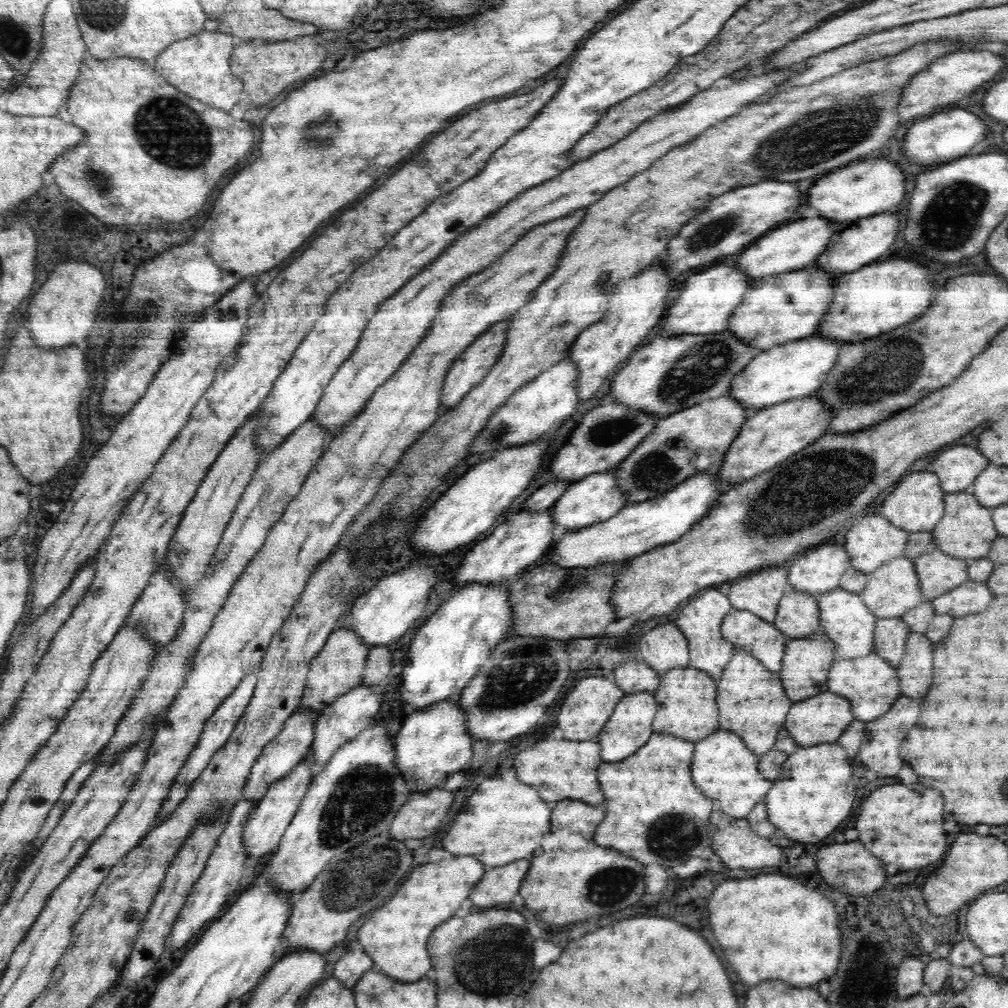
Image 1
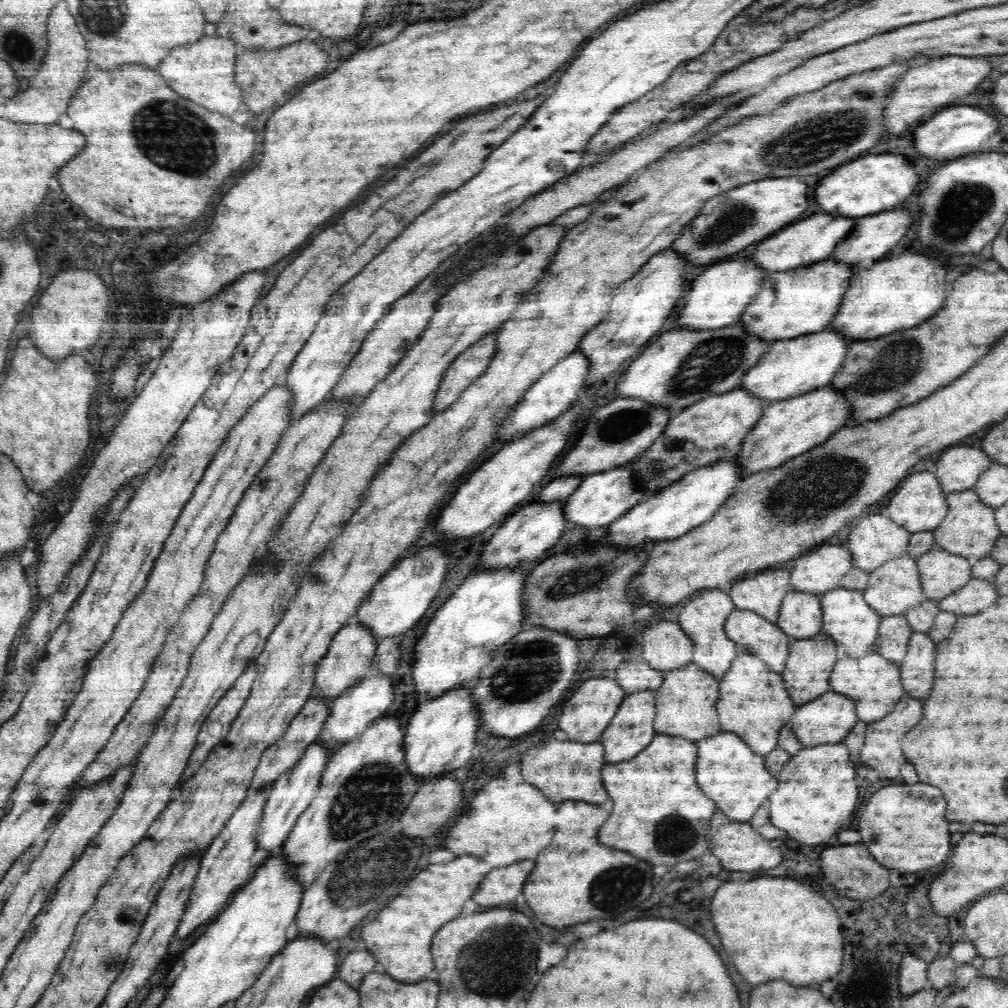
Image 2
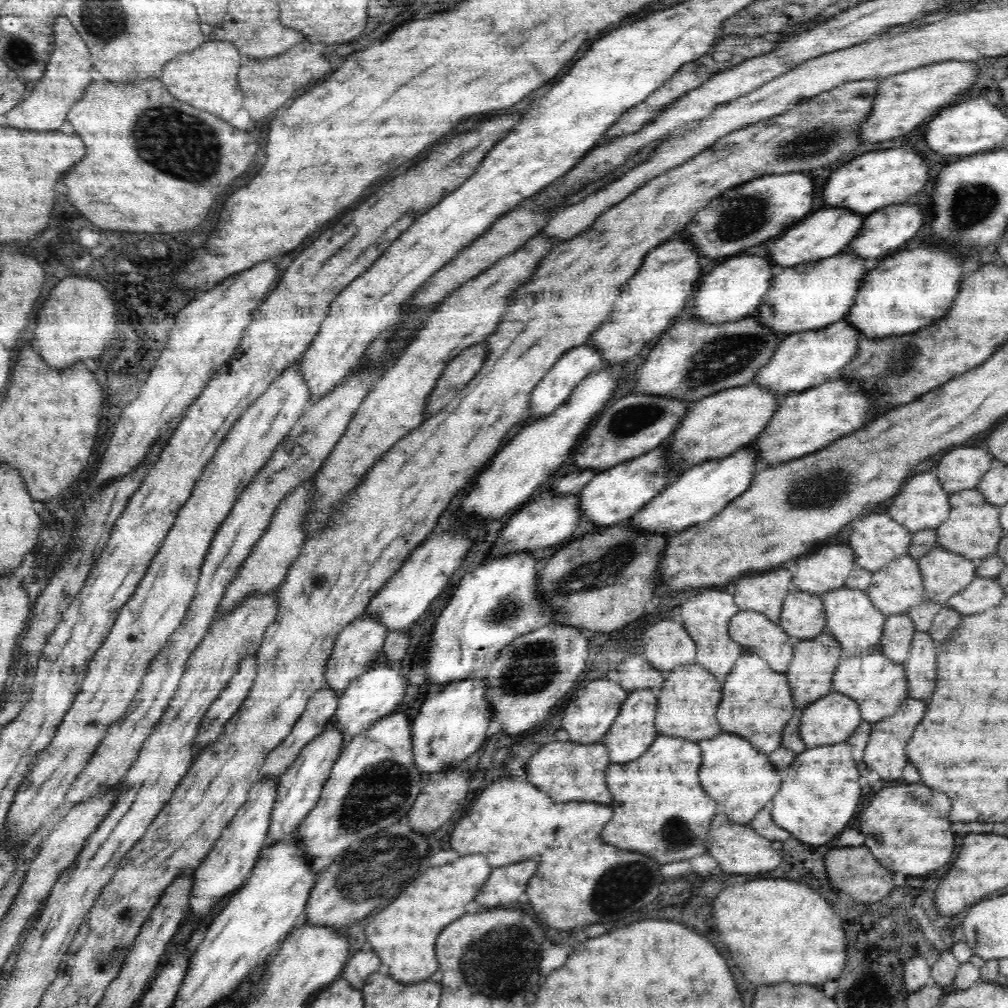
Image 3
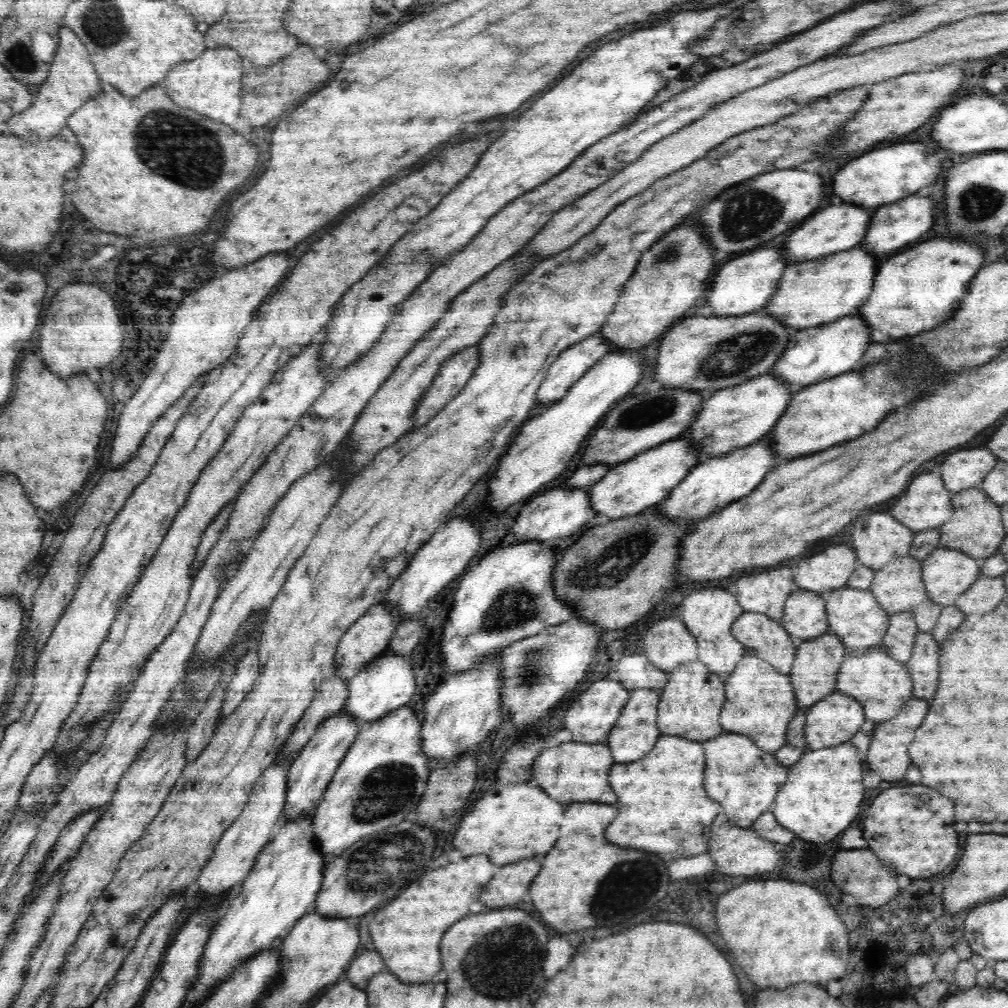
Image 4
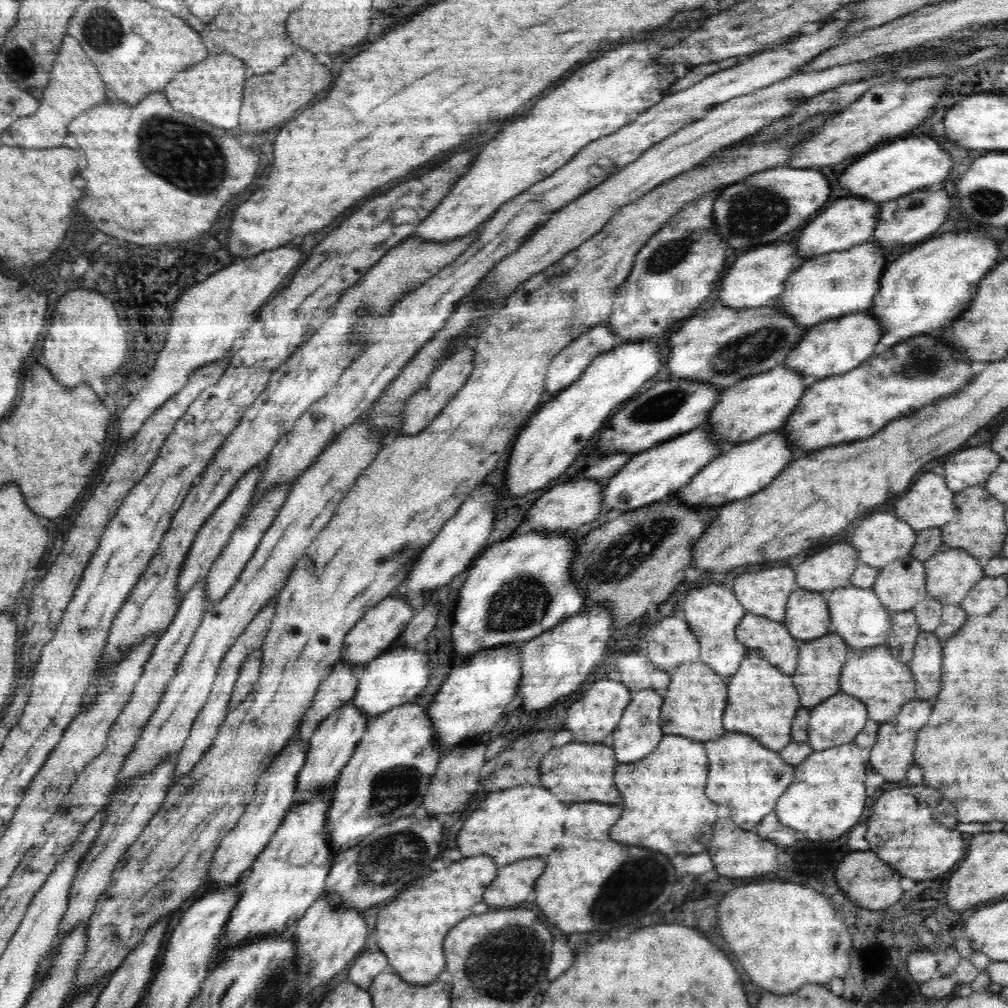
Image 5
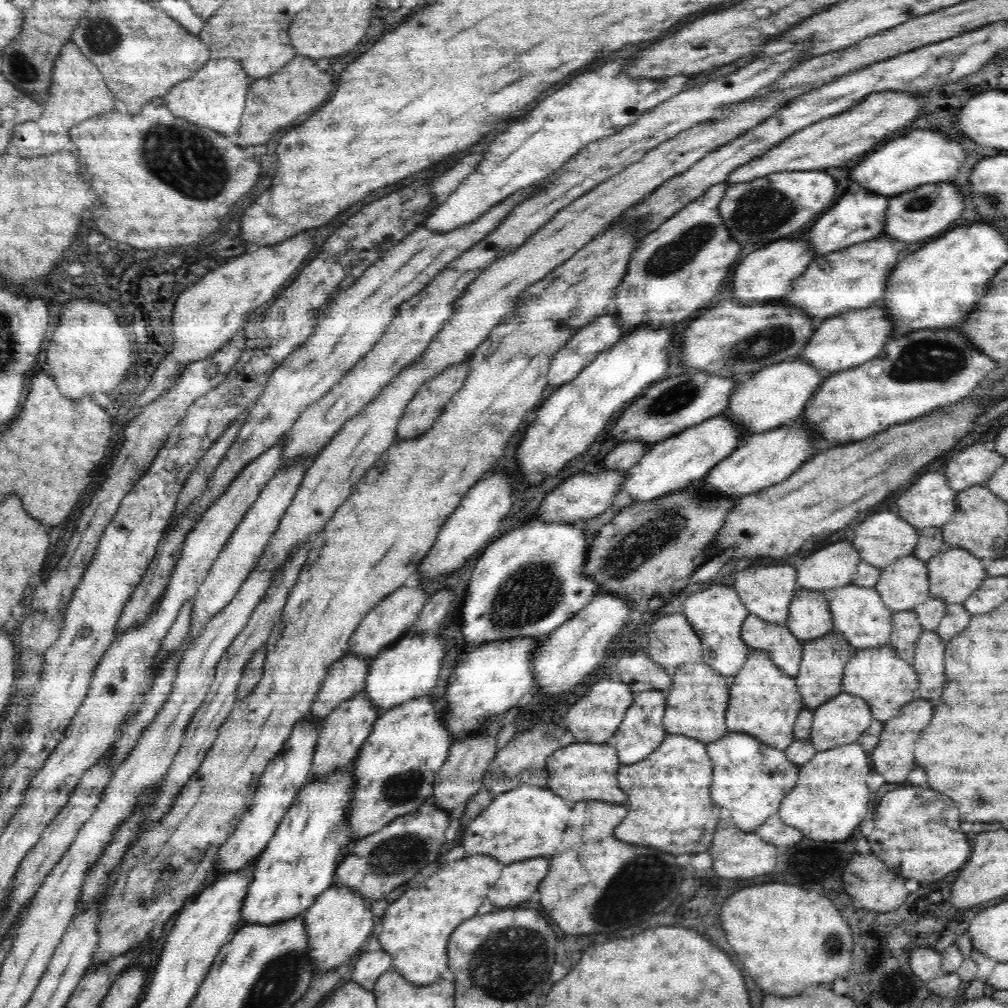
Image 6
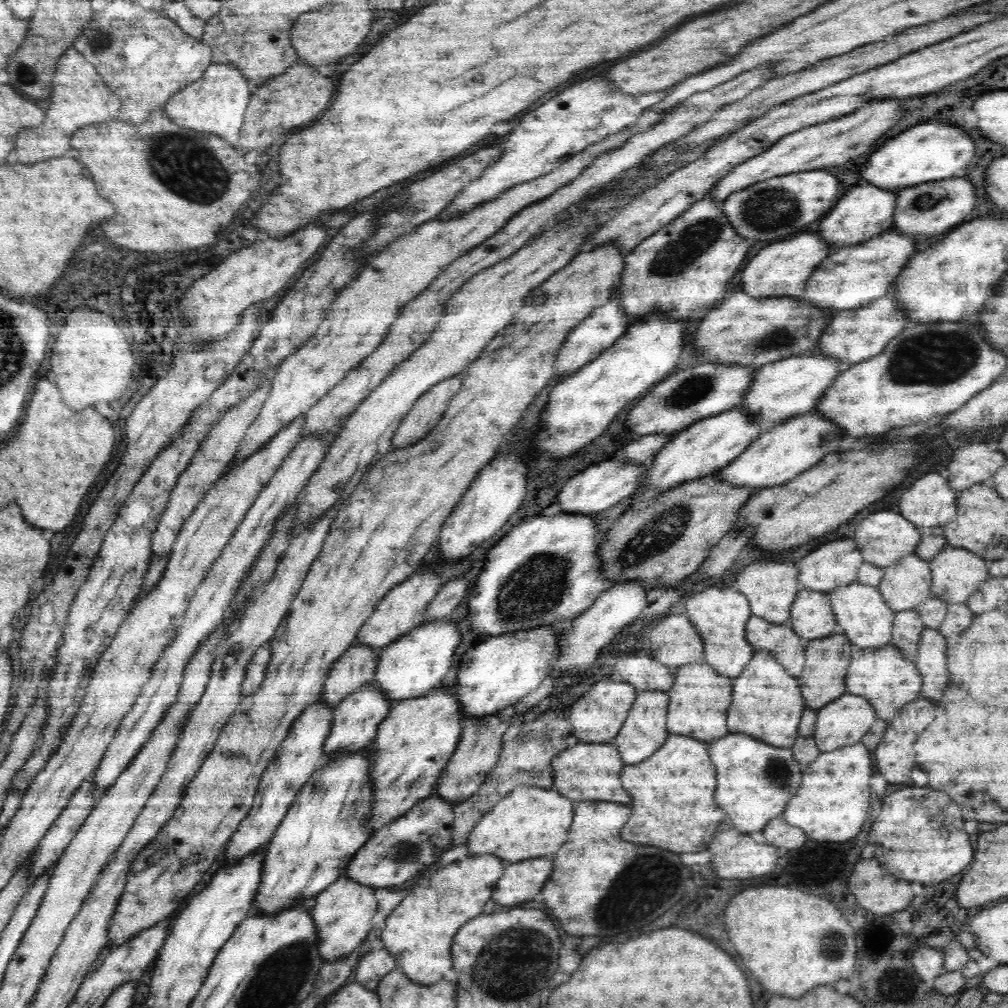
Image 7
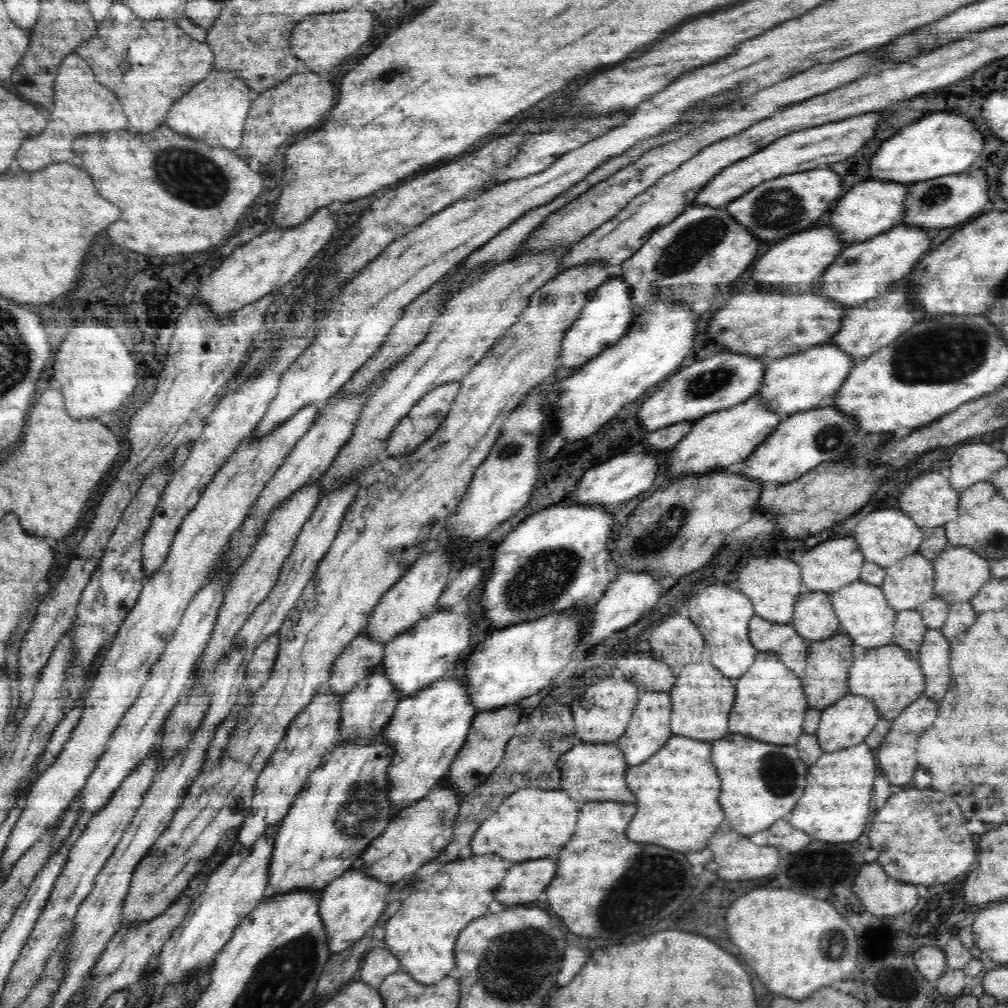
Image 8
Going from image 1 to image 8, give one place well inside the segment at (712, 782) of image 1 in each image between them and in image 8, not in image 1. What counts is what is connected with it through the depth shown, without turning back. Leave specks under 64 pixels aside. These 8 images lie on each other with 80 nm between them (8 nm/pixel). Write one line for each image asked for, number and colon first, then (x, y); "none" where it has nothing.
2: (732, 774)
3: (737, 775)
4: (745, 779)
5: (749, 778)
6: (751, 779)
7: (756, 780)
8: (762, 782)

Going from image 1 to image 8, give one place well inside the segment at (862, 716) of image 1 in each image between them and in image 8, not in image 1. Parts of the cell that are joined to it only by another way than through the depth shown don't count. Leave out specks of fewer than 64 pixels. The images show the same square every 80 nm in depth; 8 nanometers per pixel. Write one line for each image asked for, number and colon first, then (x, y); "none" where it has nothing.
2: (873, 682)
3: (879, 685)
4: (881, 684)
5: (884, 684)
6: (886, 682)
7: (882, 675)
8: (886, 675)

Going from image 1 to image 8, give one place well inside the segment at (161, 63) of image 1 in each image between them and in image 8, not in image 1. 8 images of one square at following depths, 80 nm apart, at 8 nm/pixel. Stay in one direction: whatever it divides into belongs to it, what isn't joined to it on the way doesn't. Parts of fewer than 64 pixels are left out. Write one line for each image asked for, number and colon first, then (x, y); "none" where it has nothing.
2: (203, 72)
3: (206, 78)
4: (210, 85)
5: (212, 90)
6: (214, 97)
7: (216, 102)
8: (215, 110)

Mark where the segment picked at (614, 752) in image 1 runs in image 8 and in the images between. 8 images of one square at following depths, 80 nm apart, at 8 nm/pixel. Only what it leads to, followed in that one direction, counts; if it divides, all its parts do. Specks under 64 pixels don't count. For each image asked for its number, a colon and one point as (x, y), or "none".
2: (631, 730)
3: (633, 731)
4: (636, 732)
5: (639, 732)
6: (641, 731)
7: (645, 730)
8: (649, 729)

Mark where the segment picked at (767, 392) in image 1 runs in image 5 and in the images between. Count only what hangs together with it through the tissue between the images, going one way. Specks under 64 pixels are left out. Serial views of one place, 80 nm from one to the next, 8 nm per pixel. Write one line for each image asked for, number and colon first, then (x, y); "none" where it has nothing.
2: (796, 366)
3: (803, 360)
4: (820, 353)
5: (836, 346)

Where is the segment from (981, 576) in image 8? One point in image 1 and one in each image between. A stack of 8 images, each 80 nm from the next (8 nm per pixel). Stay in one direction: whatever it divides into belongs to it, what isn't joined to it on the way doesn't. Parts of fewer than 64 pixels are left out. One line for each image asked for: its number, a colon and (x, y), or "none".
1: (938, 573)
2: (941, 573)
3: (945, 573)
4: (947, 573)
5: (950, 575)
6: (954, 575)
7: (957, 573)

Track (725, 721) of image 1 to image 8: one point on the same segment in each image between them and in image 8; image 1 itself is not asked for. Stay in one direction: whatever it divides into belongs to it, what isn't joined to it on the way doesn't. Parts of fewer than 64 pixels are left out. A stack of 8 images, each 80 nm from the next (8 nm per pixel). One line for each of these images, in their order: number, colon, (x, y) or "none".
2: (754, 704)
3: (757, 704)
4: (760, 702)
5: (762, 701)
6: (765, 703)
7: (767, 704)
8: (770, 705)

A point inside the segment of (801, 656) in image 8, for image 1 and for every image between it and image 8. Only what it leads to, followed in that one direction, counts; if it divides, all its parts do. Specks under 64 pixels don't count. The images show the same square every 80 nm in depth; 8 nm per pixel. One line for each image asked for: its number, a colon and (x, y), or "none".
1: (761, 639)
2: (766, 640)
3: (769, 640)
4: (770, 640)
5: (776, 644)
6: (783, 647)
7: (788, 648)

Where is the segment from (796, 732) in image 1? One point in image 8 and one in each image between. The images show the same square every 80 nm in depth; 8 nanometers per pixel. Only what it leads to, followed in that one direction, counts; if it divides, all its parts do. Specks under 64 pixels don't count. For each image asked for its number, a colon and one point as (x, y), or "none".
2: (829, 718)
3: (829, 720)
4: (833, 721)
5: (836, 721)
6: (842, 720)
7: (843, 722)
8: (848, 721)

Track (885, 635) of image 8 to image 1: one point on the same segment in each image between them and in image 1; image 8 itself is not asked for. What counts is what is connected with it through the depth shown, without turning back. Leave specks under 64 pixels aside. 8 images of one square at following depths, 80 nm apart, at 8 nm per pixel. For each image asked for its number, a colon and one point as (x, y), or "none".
1: (844, 617)
2: (852, 623)
3: (850, 617)
4: (854, 615)
5: (857, 614)
6: (859, 613)
7: (862, 615)

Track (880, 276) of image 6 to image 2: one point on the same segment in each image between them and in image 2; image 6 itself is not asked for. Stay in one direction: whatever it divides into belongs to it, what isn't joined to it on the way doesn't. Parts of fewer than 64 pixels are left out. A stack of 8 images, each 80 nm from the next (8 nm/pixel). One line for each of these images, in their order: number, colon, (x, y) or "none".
2: (796, 302)
3: (812, 295)
4: (818, 292)
5: (828, 286)

